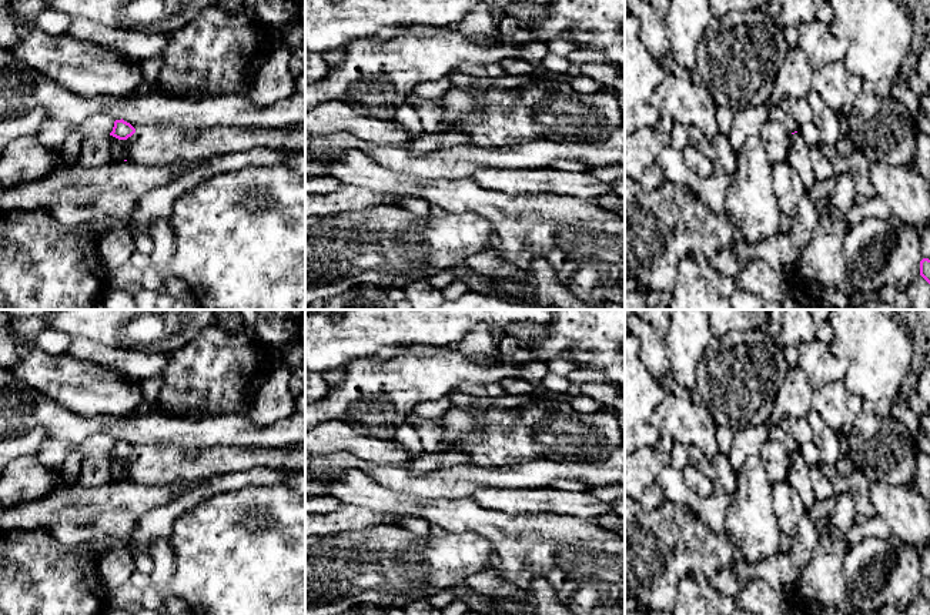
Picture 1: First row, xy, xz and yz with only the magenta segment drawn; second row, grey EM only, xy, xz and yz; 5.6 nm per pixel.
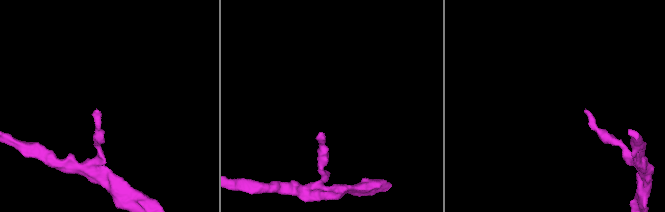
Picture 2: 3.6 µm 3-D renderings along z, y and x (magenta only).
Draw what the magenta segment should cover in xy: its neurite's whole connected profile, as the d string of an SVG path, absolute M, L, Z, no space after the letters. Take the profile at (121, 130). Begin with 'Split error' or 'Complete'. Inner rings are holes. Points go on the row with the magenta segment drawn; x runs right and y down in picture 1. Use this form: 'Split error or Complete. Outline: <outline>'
Complete. Outline: M121 118L121 120L114 121L114 127L113 127L113 131L110 133L110 136L113 136L118 140L127 140L134 133L136 133L136 128L130 123L124 121Z

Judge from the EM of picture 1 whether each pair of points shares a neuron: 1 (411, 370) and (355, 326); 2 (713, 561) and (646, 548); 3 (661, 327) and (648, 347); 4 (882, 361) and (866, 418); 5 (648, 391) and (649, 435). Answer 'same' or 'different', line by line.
1: different
2: same
3: different
4: different
5: same

